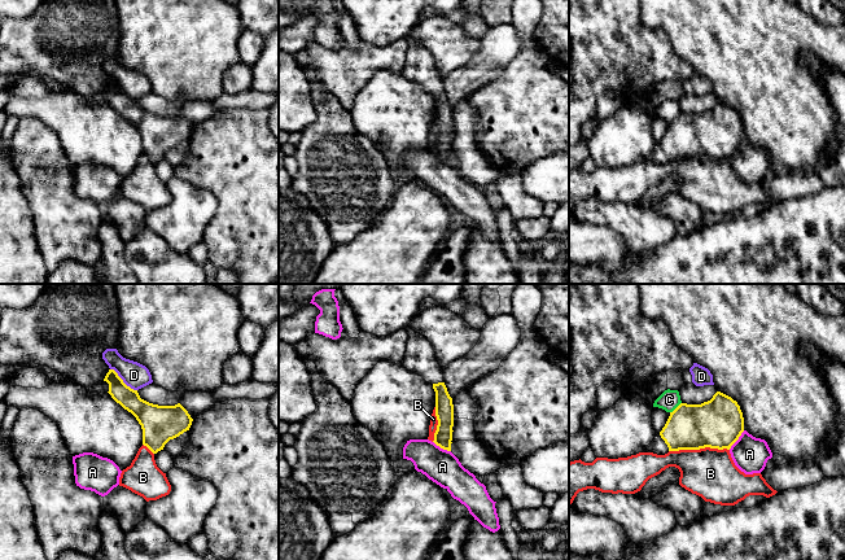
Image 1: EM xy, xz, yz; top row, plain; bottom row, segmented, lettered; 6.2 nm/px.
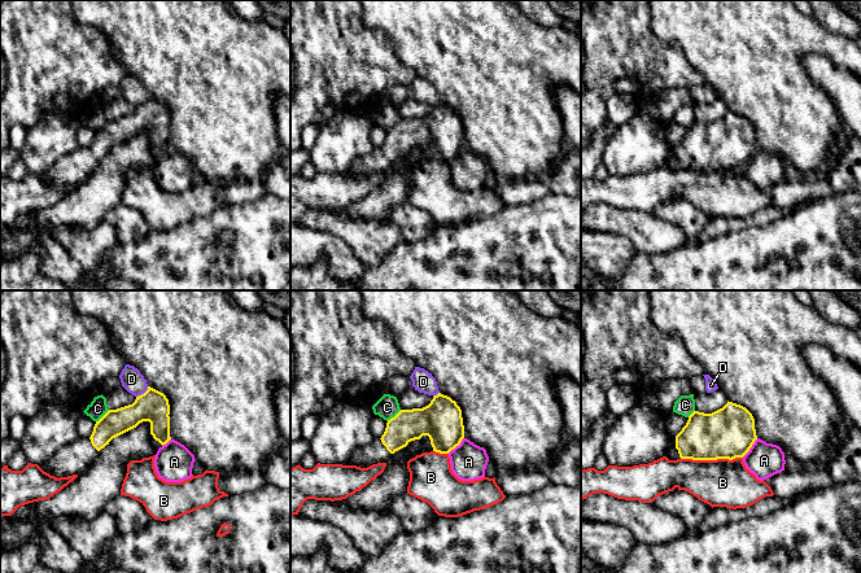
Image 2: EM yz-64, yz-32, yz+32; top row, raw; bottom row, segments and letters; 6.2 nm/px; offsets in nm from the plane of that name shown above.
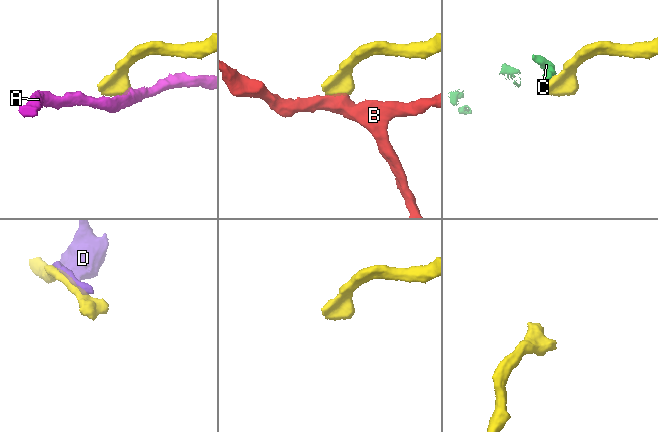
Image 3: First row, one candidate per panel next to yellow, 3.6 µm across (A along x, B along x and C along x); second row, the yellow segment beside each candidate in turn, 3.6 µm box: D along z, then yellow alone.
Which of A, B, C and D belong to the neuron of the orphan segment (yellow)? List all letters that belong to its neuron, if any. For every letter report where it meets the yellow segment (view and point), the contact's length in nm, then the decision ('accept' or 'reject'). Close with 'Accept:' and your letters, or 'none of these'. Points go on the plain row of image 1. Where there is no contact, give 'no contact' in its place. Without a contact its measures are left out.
A: yz (738, 148) | 160 nm | reject
B: yz (699, 158) | 380 nm | reject
C: yz (677, 117) | 100 nm | reject
D: xy (122, 91) | 220 nm | reject
Accept: none of these

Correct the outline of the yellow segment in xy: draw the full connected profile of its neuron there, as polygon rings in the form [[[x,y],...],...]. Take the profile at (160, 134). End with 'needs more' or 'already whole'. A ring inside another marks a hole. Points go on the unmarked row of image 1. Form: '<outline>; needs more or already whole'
[[[109,79],[104,91],[109,93],[111,108],[136,127],[143,139],[143,154],[153,163],[189,140],[193,128],[180,113],[158,115],[141,109],[137,100],[127,96],[114,79]]]; already whole

